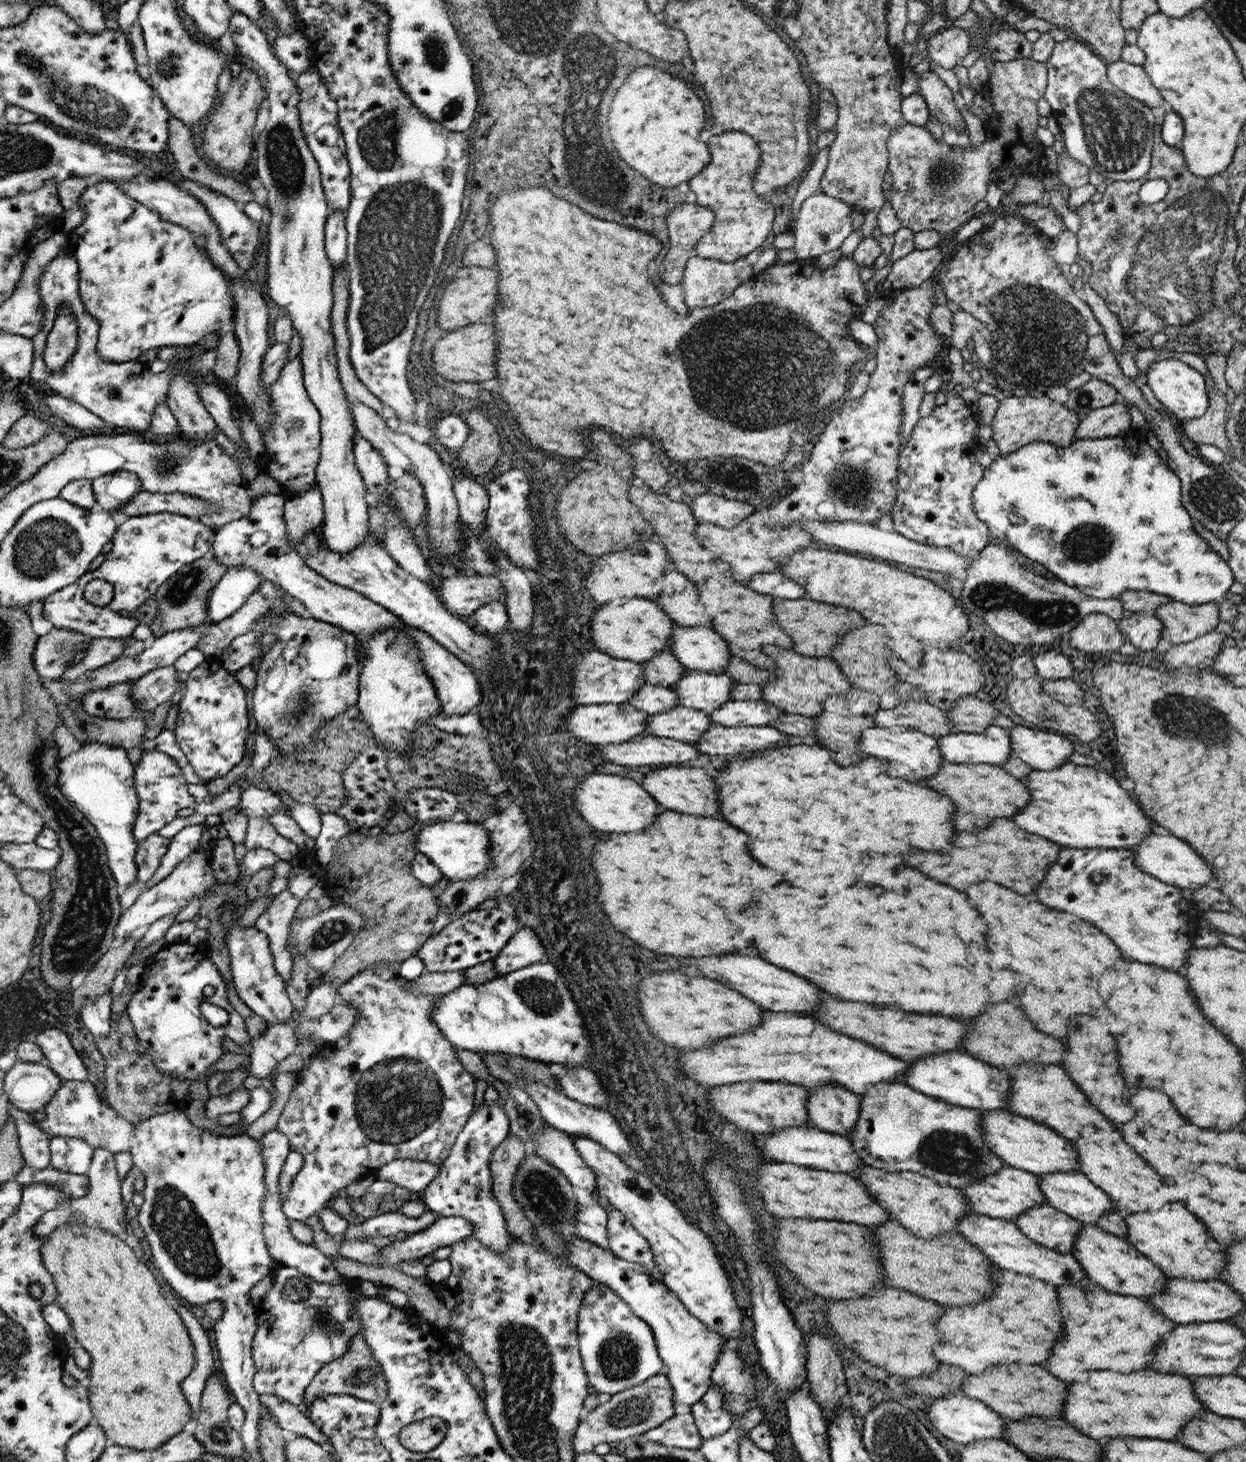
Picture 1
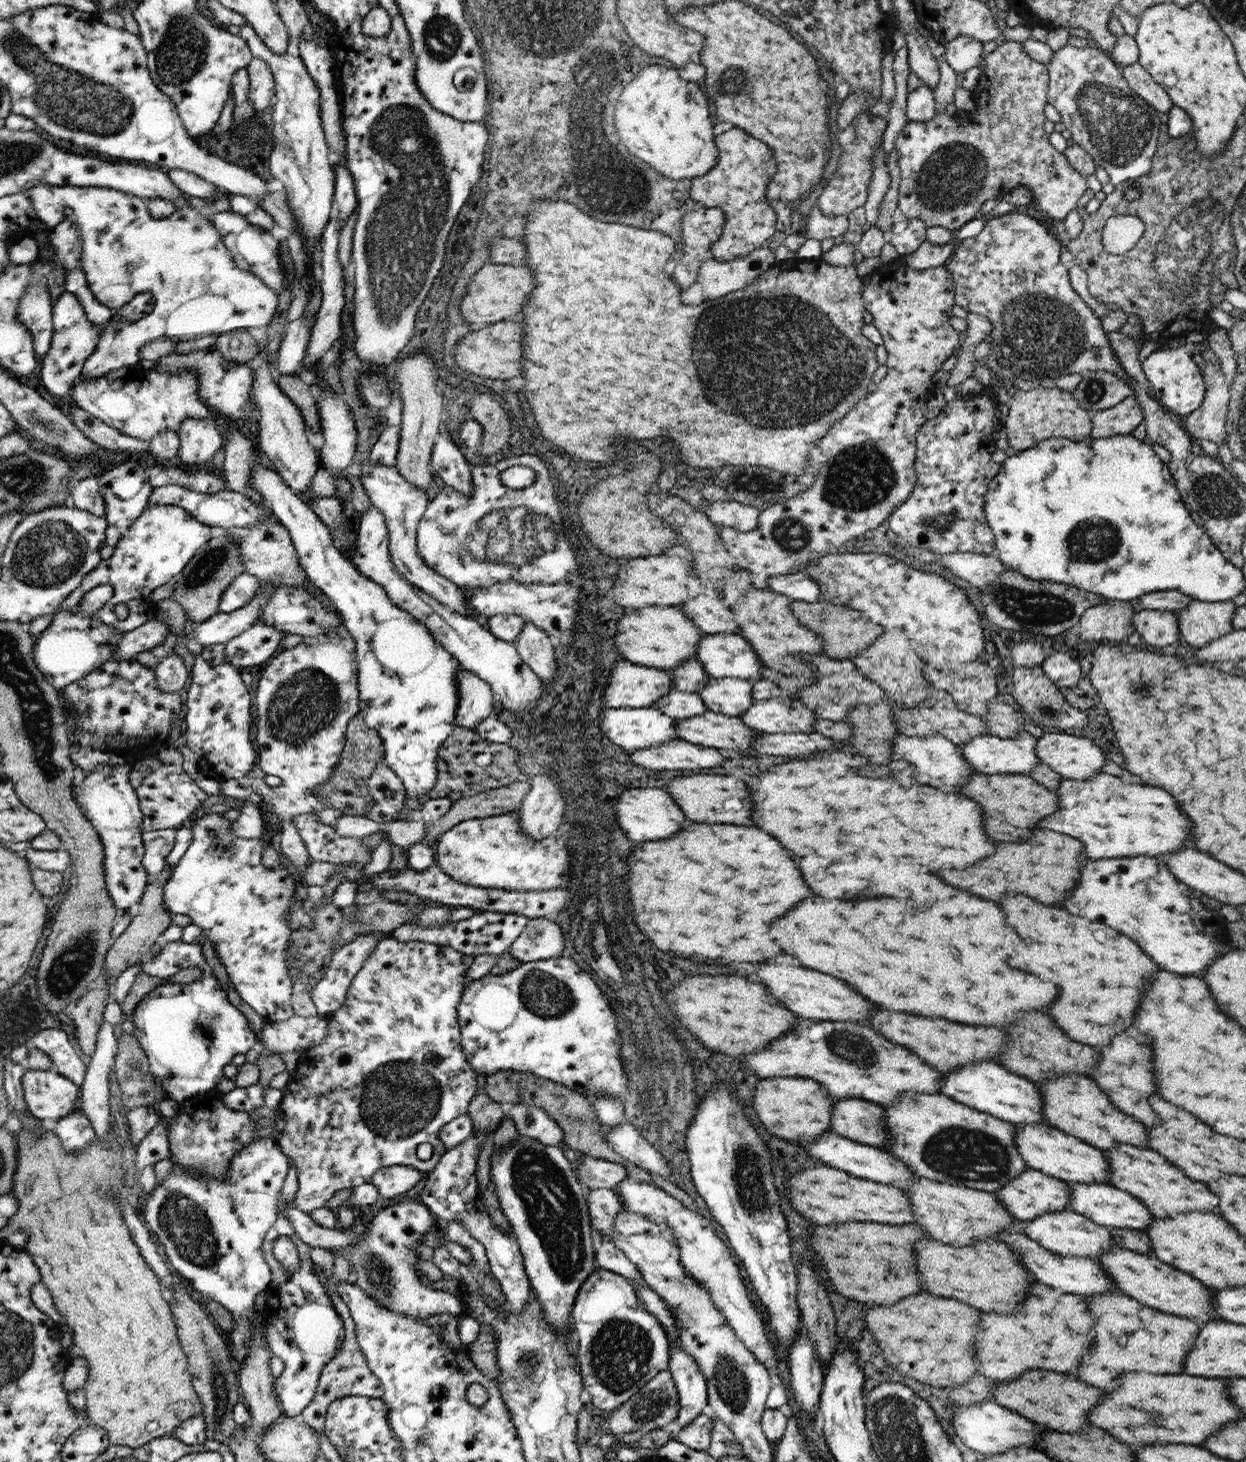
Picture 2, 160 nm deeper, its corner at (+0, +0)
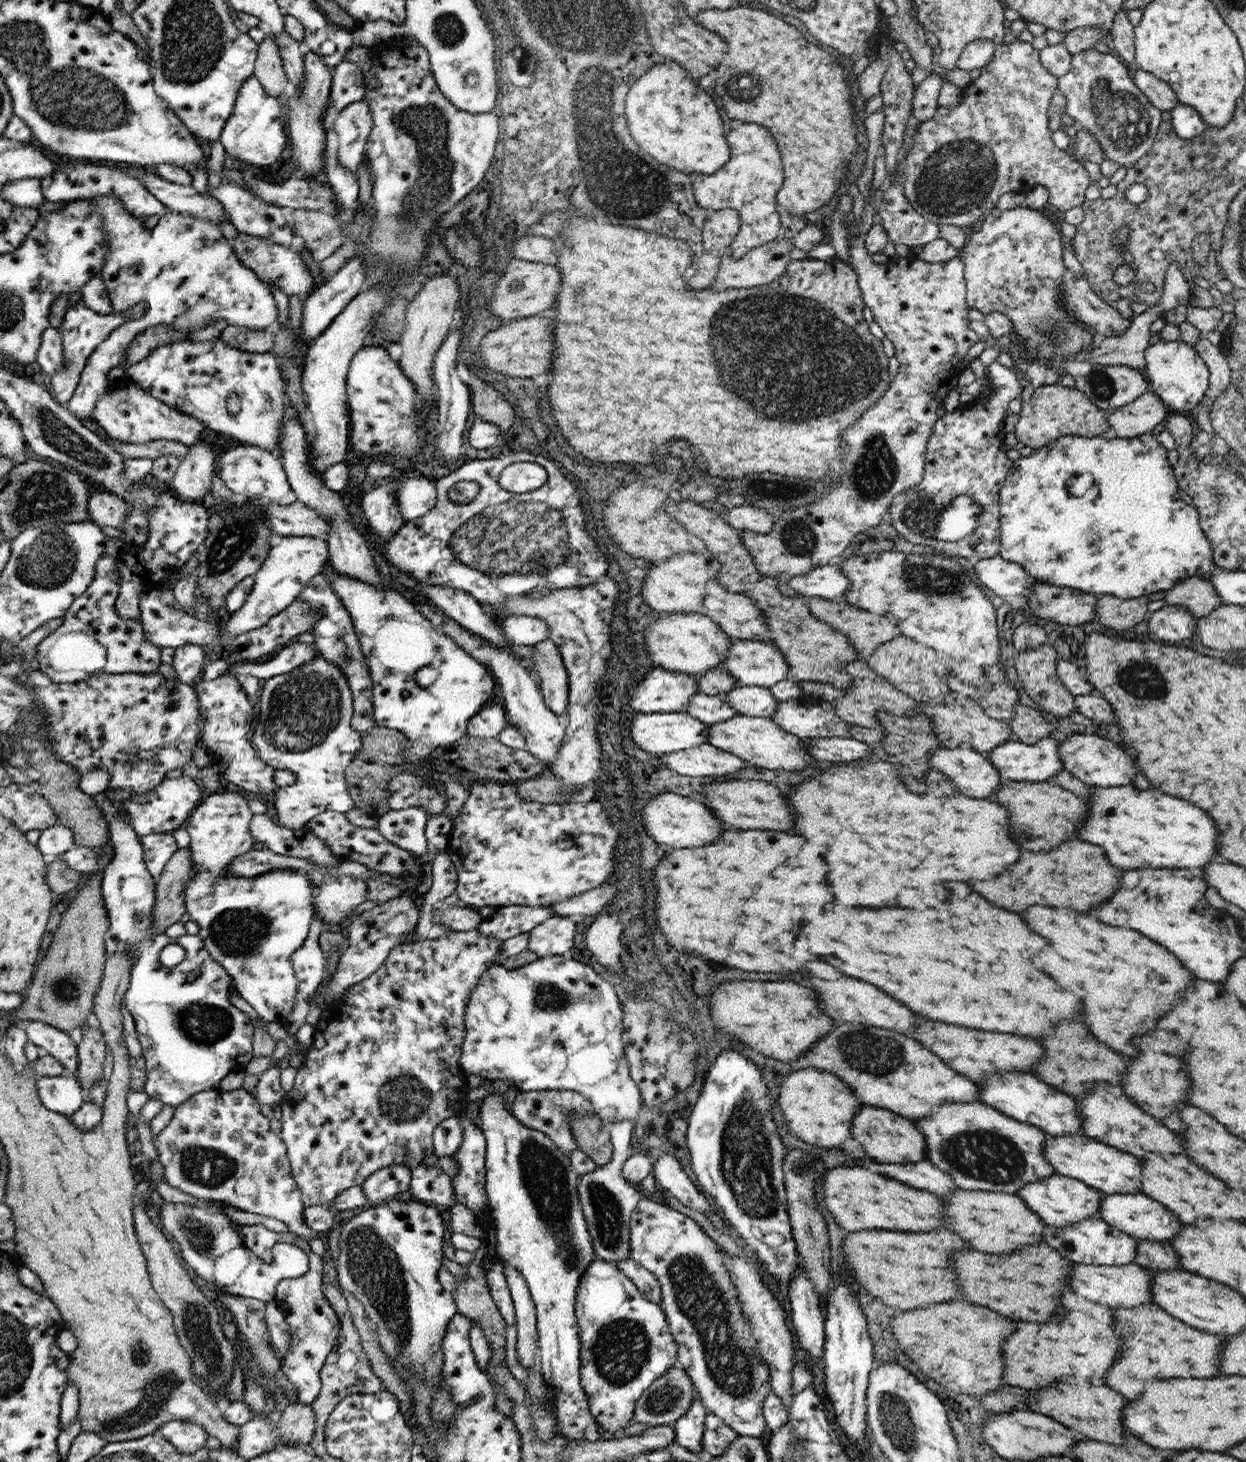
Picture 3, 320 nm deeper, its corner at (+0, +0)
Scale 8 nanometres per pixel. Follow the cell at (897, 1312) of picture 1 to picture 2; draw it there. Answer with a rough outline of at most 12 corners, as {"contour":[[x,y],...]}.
{"contour":[[918,1294],[863,1319],[921,1384],[976,1374],[980,1310]]}

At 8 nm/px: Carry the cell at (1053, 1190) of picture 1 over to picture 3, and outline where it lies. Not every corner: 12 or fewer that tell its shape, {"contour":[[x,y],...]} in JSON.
{"contour":[[1101,1192],[1097,1218],[1135,1239],[1170,1243],[1183,1227],[1144,1193]]}

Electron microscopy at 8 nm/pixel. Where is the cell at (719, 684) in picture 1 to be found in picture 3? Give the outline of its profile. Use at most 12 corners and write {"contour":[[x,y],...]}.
{"contour":[[739,685],[724,699],[737,715],[774,715],[780,703],[769,688]]}

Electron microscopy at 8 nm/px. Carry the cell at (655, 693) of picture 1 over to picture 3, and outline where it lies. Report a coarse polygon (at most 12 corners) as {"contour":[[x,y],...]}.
{"contour":[[696,693],[683,710],[708,726],[737,716],[723,694]]}

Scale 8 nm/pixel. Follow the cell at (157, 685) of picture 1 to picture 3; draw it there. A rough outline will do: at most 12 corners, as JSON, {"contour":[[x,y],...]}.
{"contour":[[201,646],[176,648],[171,665],[176,680],[200,679],[206,663]]}

